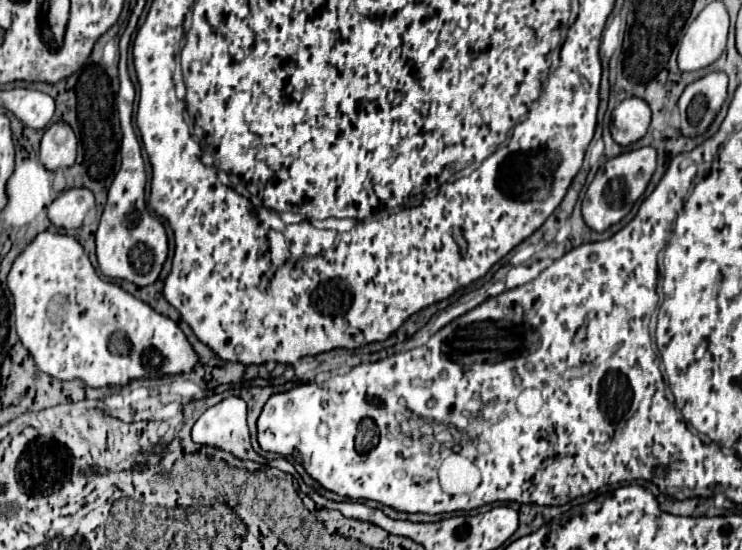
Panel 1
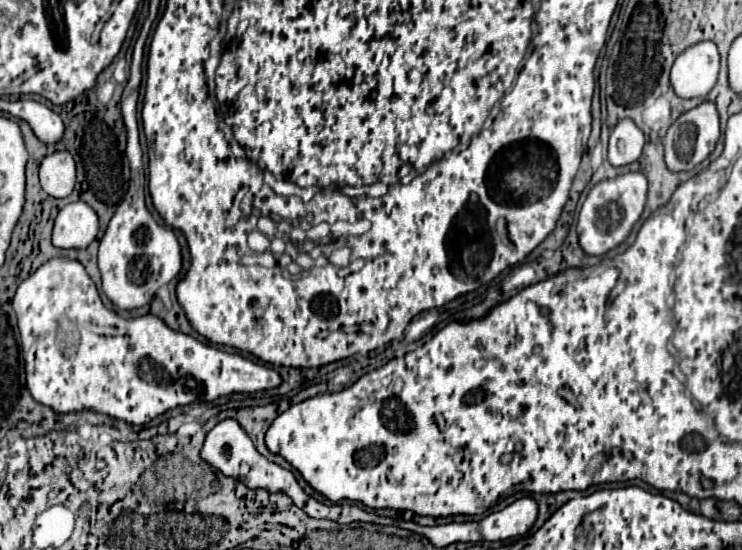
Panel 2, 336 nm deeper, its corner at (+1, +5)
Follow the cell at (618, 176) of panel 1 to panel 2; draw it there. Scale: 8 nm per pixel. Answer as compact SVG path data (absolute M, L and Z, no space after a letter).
M640 172L620 174L618 178L604 180L590 190L590 194L580 210L578 226L576 226L580 246L588 256L602 256L602 254L614 250L616 246L620 246L628 238L634 224L638 222L638 218L644 212L646 190L648 190L648 182L646 182L646 176Z

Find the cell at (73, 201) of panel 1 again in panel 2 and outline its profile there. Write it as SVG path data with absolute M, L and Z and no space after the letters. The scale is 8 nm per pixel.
M72 202L58 212L52 232L56 248L86 248L96 236L98 216L86 202Z

